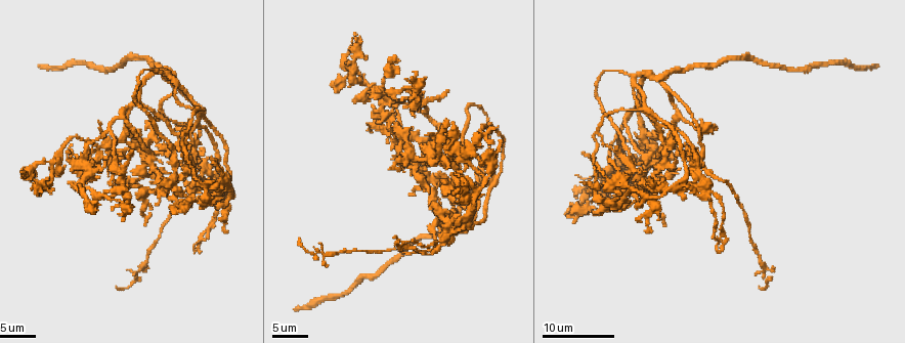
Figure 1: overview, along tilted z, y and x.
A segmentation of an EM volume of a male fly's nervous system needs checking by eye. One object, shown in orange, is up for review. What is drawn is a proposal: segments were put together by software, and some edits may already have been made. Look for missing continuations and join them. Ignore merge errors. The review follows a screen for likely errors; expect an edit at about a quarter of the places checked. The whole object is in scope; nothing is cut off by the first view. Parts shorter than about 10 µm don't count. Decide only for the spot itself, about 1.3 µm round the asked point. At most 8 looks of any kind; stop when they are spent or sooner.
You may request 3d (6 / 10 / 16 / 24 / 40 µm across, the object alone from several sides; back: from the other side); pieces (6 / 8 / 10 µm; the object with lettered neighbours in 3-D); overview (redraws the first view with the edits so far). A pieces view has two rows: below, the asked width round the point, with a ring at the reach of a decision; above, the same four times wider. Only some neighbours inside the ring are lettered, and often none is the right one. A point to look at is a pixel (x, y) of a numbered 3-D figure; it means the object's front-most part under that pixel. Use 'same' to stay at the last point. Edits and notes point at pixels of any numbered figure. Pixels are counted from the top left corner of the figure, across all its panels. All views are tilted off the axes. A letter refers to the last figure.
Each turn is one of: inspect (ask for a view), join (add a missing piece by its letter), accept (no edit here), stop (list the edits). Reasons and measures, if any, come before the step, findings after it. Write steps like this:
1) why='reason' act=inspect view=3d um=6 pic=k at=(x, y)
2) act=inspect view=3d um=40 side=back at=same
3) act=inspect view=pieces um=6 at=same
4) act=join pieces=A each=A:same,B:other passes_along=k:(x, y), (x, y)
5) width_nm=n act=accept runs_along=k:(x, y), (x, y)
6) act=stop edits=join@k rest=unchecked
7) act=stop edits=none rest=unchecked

why='an open end' act=inspect view=pieces um=6 pic=1 at=(210, 156)

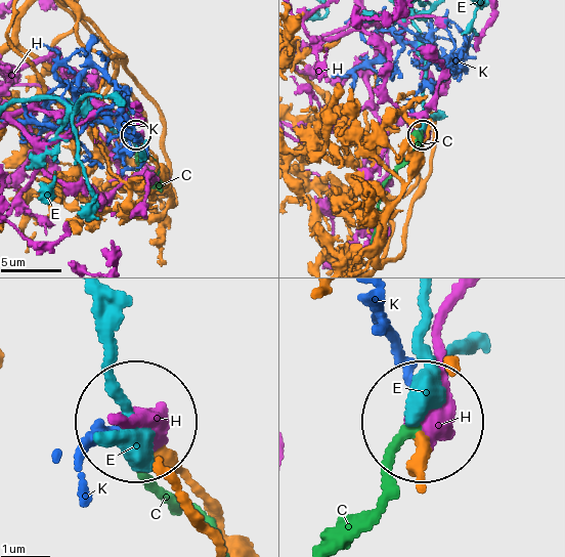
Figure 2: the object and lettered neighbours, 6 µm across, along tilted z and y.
act=accept each=C:other,E:other,H:other,K:other runs_along=2:(422, 471), (429, 427) found='no lettered piece goes on from it'

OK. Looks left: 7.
why='free end' act=inspect view=pieces um=10 pic=1 at=(139, 134)

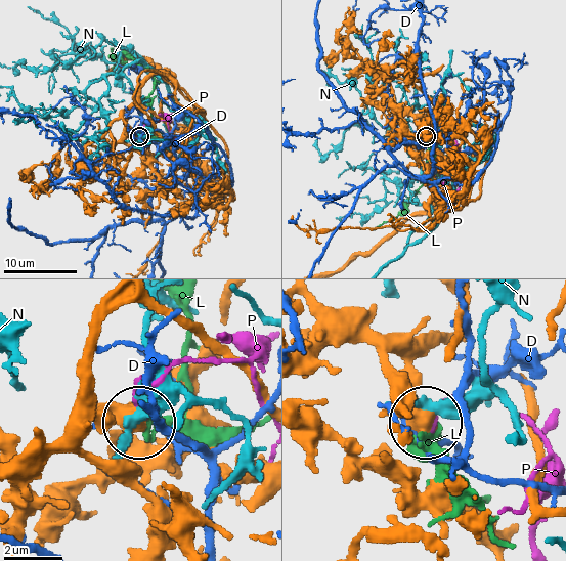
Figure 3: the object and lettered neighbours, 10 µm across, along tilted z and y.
act=accept each=D:other,L:other,N:other,P:other found='no lettered piece goes on from it'

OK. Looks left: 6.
why='an open end' act=inspect view=pieces um=6 pic=1 at=(423, 135)

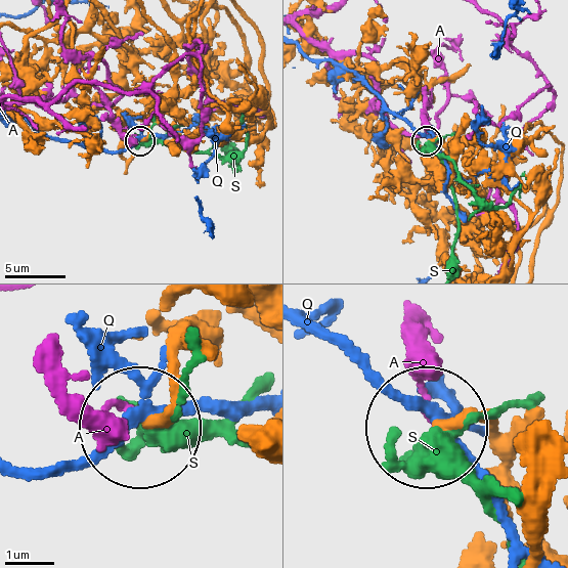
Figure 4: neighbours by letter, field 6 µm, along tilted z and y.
act=accept each=A:other,Q:other,S:other runs_along=4:(497, 449), (493, 425), (443, 425) found='none of them fits'

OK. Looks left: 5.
why='end of a long branch' act=inspect view=pieces um=6 pic=1 at=(878, 66)

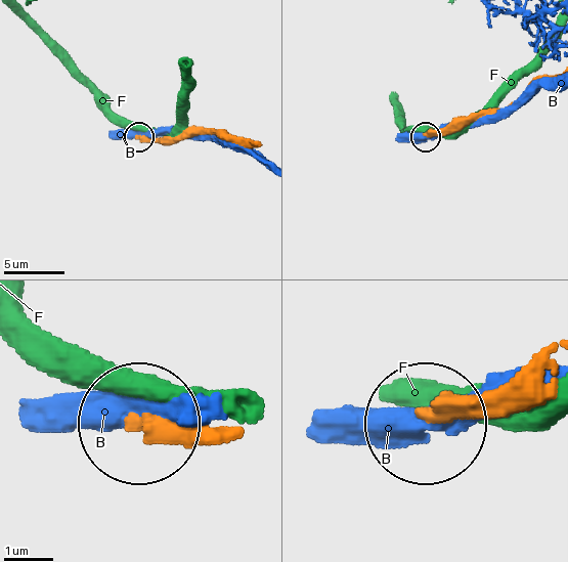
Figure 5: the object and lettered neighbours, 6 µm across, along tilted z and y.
width_nm=280 act=accept each=B:other,F:other found='none of them fits'

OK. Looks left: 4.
act=stop edits=none rest=unchecked

